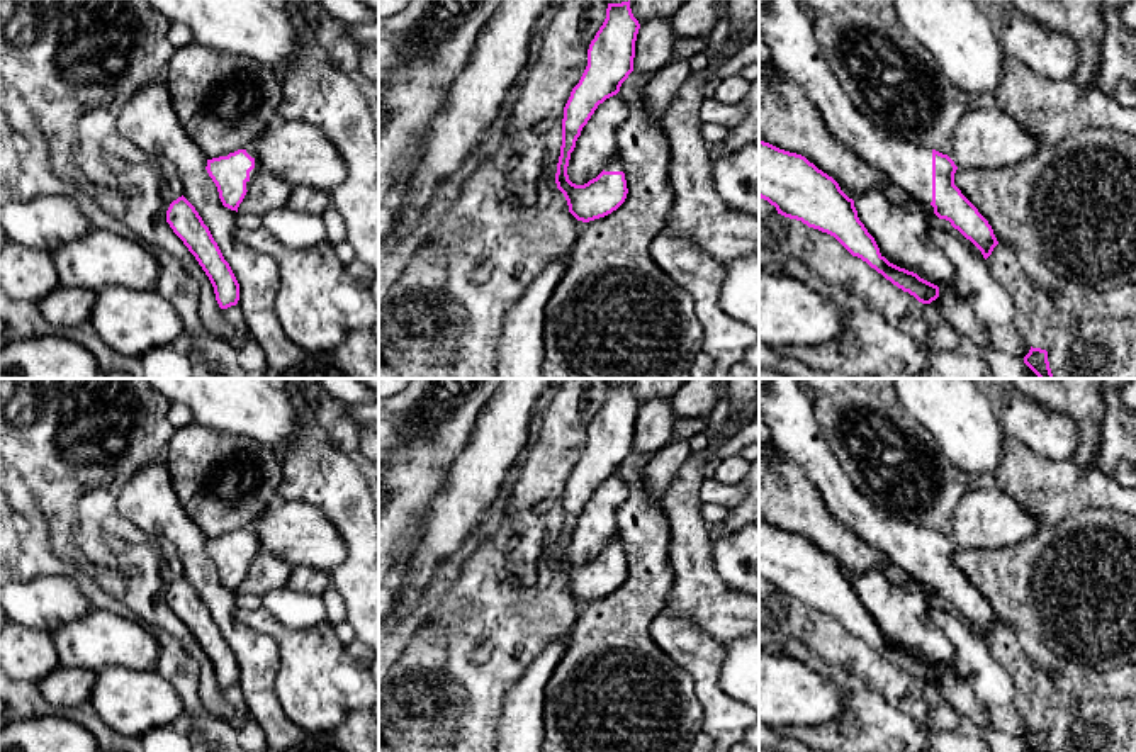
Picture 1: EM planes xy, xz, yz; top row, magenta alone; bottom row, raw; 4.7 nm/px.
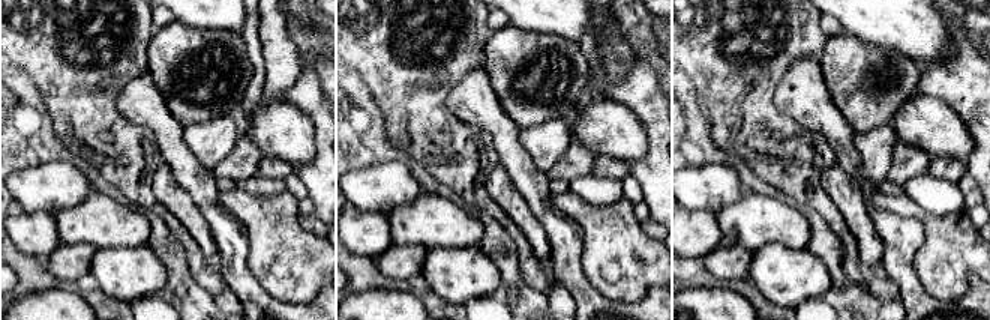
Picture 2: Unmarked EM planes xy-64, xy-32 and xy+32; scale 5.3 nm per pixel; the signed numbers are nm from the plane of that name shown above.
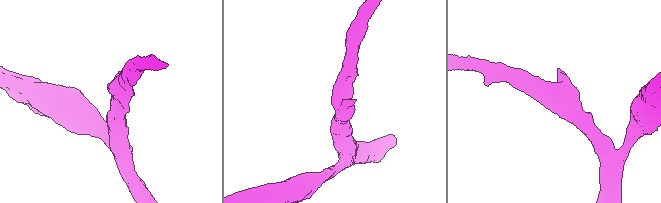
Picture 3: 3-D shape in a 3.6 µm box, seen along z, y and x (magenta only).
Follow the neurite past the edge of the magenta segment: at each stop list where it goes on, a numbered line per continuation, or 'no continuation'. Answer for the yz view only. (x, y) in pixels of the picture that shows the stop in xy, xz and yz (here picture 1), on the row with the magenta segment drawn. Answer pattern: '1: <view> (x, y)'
1: yz (787, 26)

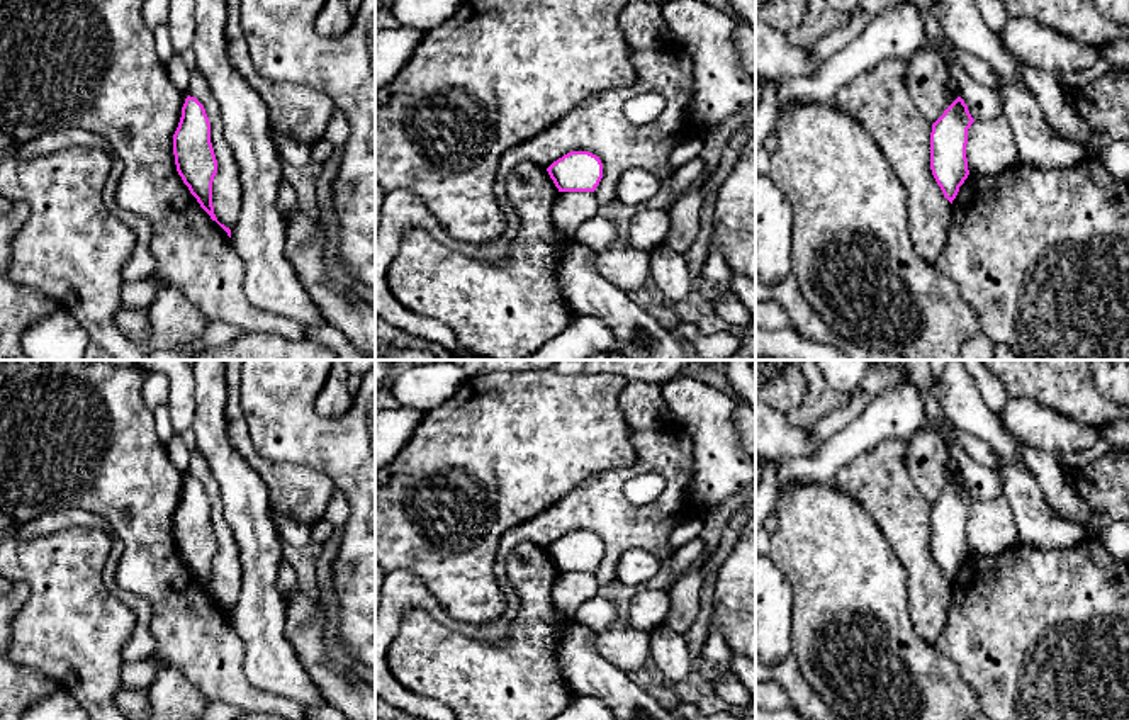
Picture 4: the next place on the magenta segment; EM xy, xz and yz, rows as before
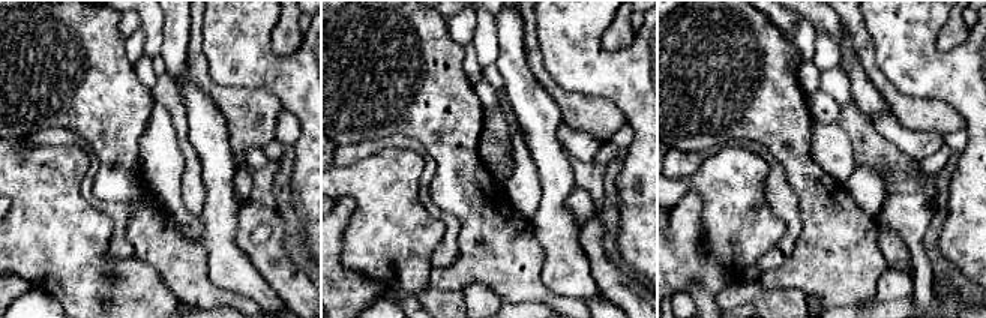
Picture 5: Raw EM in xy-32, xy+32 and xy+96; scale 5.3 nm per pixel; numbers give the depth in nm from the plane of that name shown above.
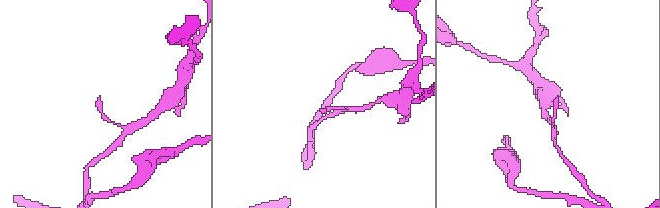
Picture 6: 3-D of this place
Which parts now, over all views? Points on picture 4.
no continuation

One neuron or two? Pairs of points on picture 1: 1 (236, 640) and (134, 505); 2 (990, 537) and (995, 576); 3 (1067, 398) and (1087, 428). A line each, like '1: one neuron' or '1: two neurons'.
1: one neuron
2: two neurons
3: one neuron

